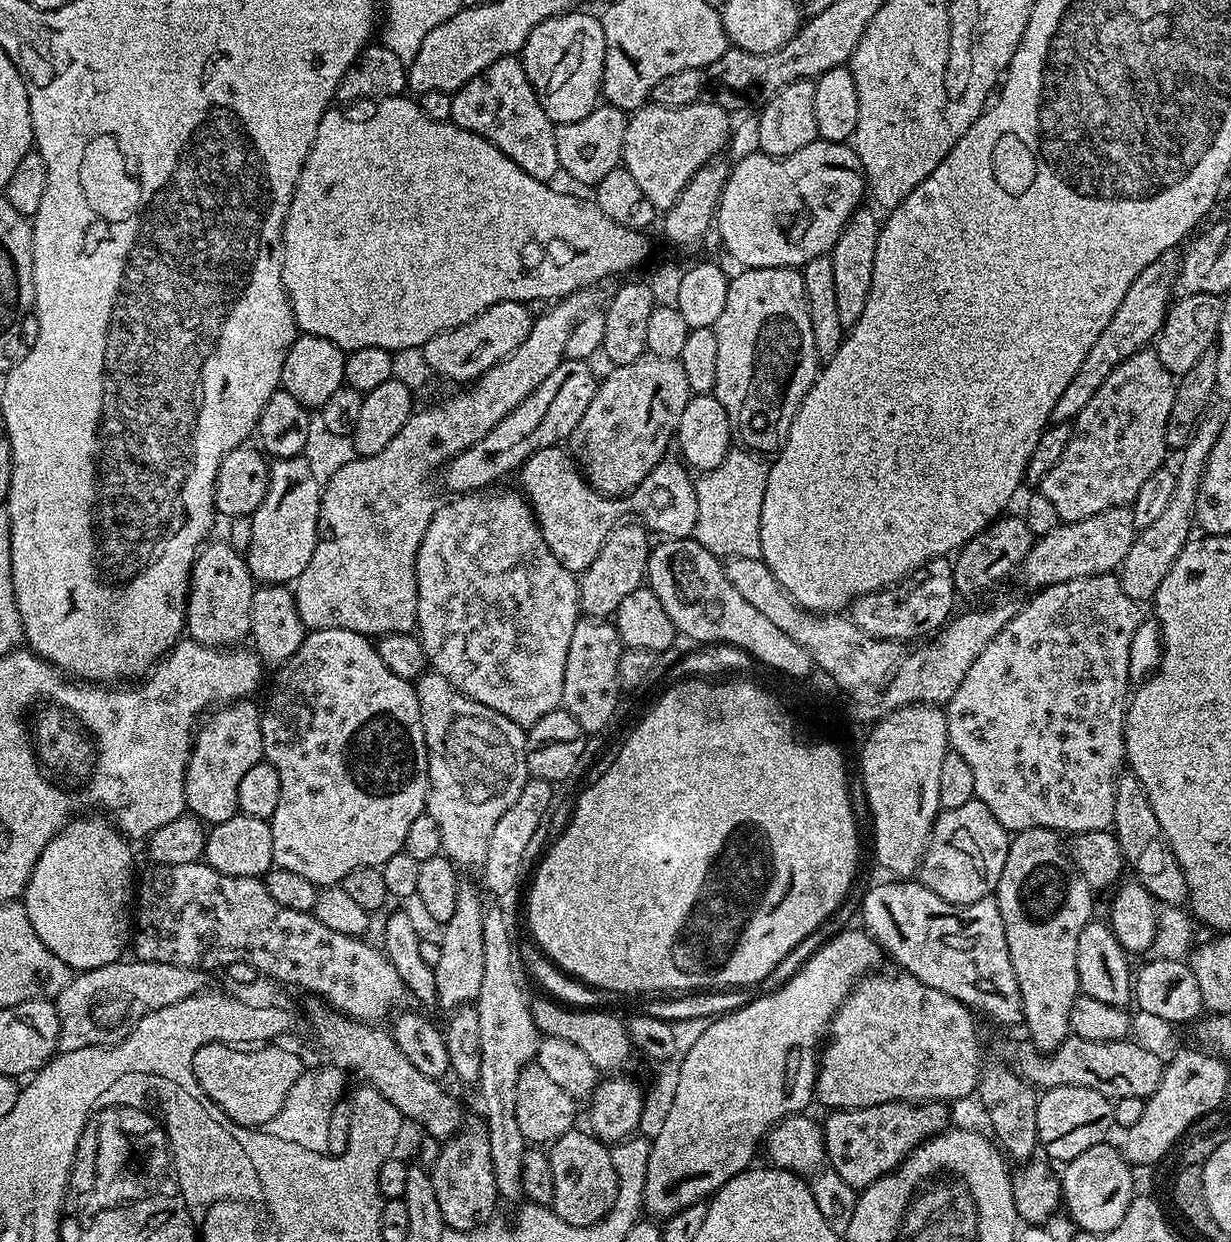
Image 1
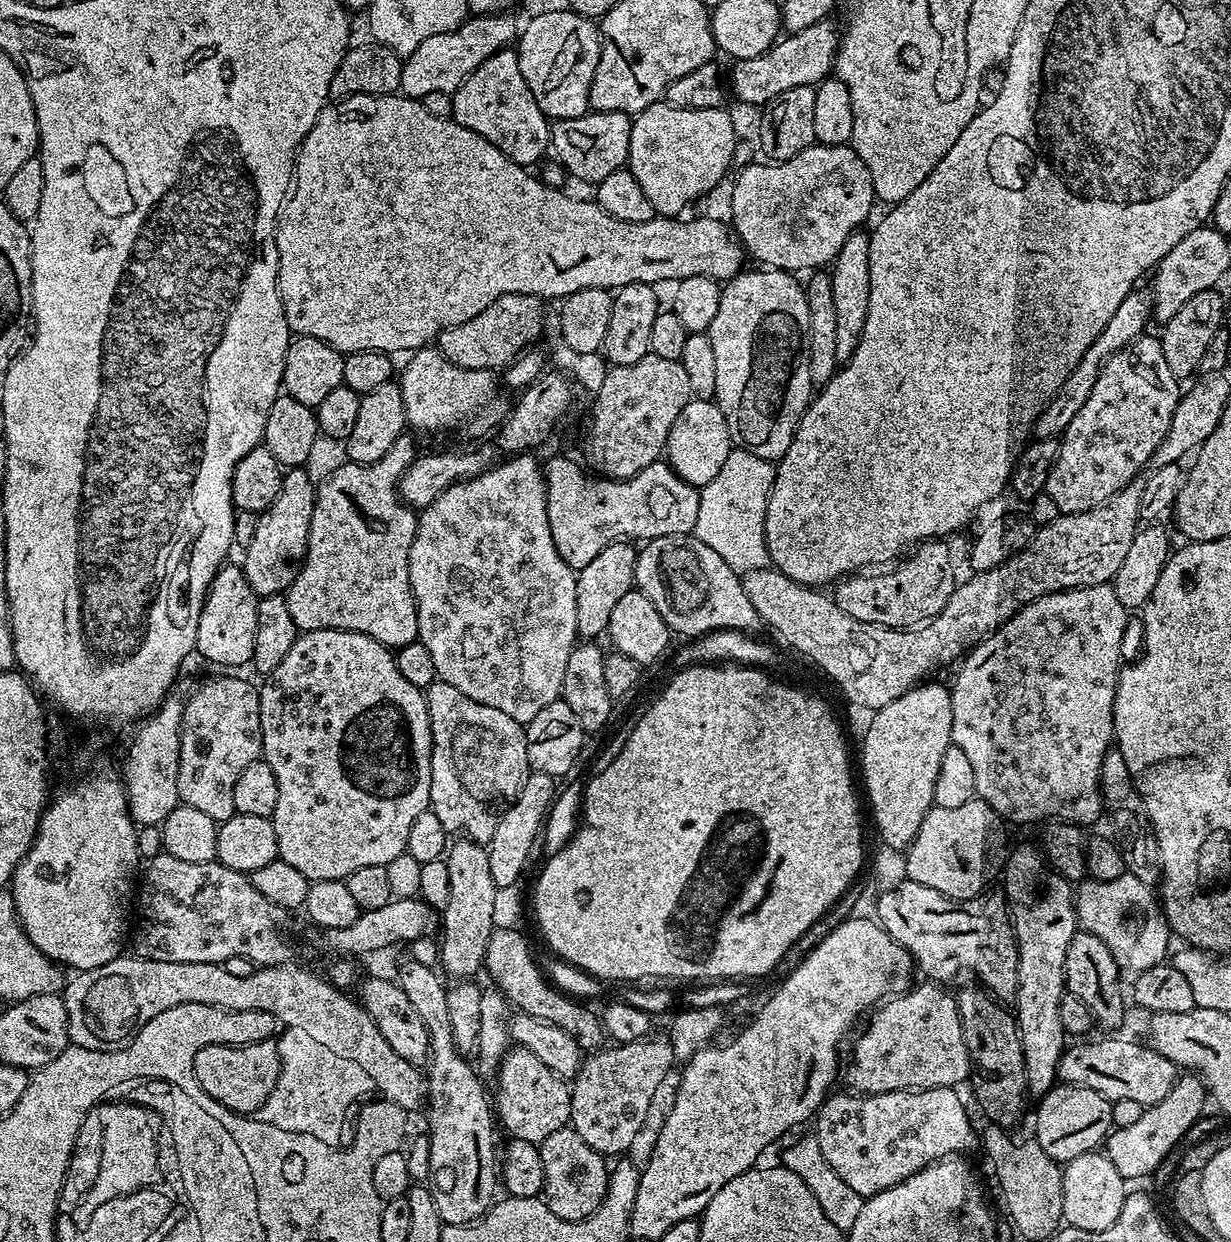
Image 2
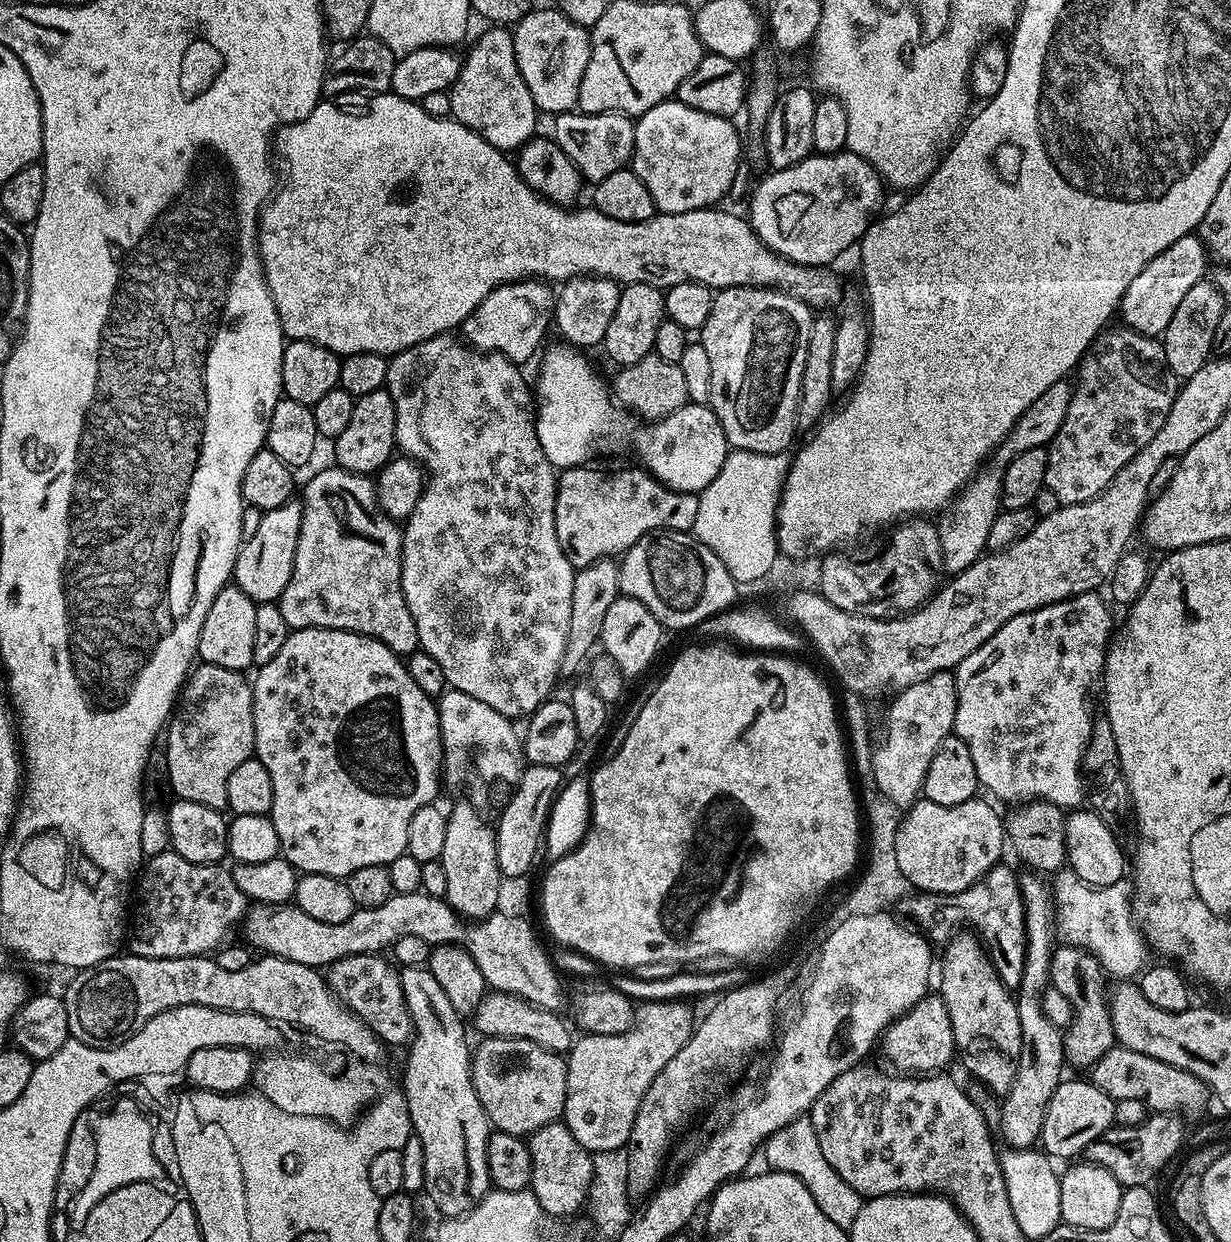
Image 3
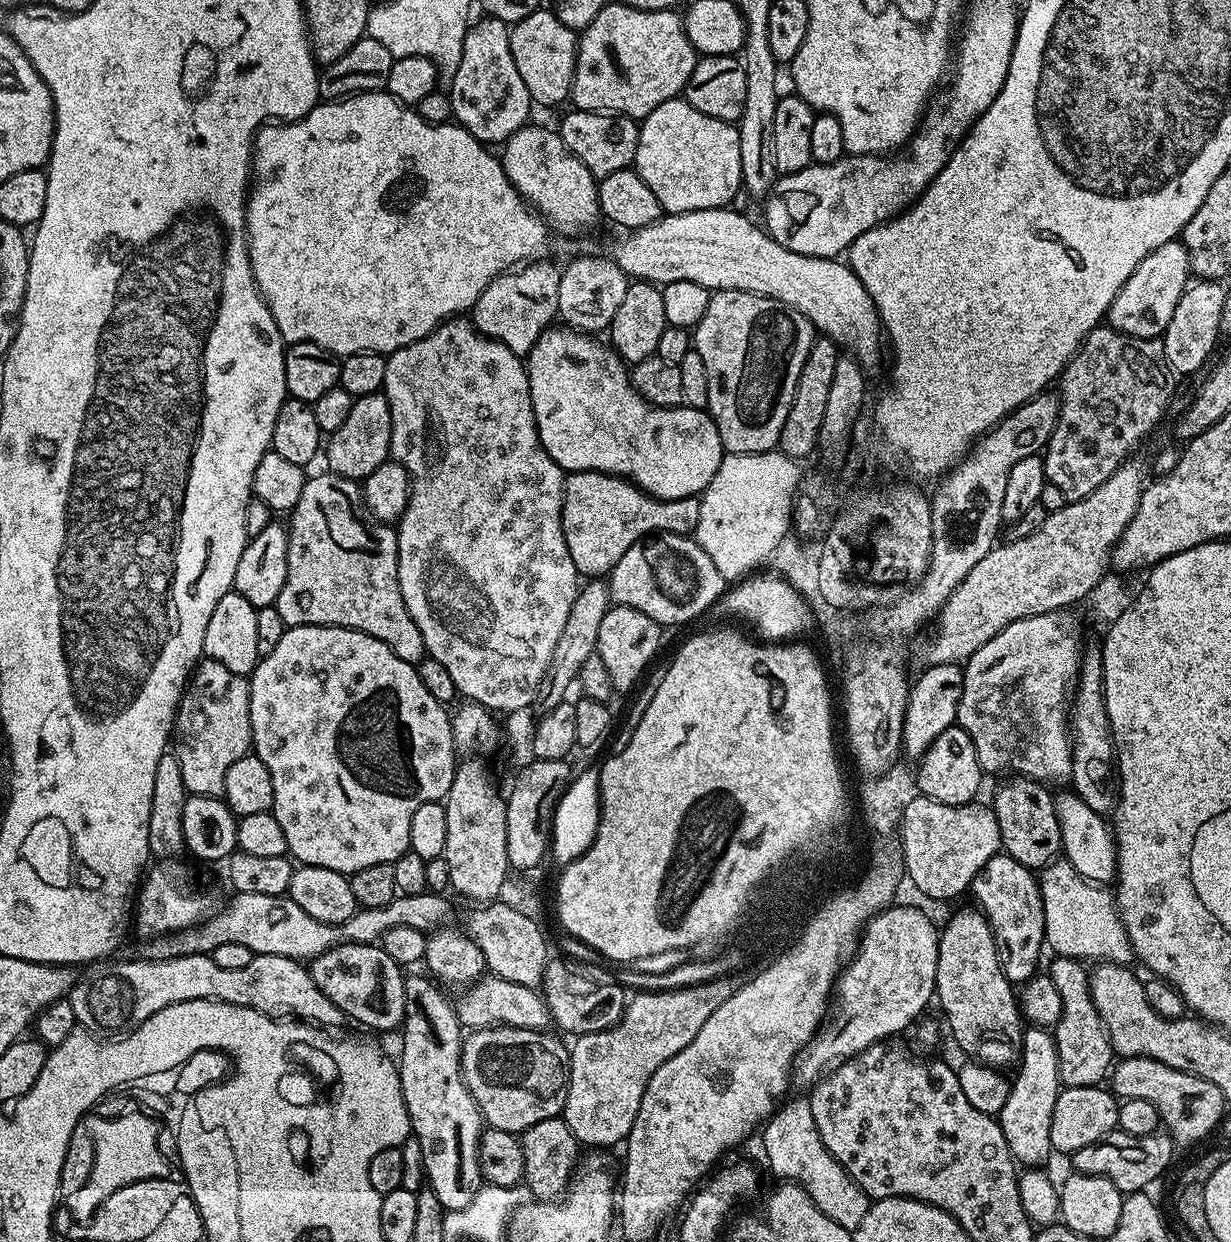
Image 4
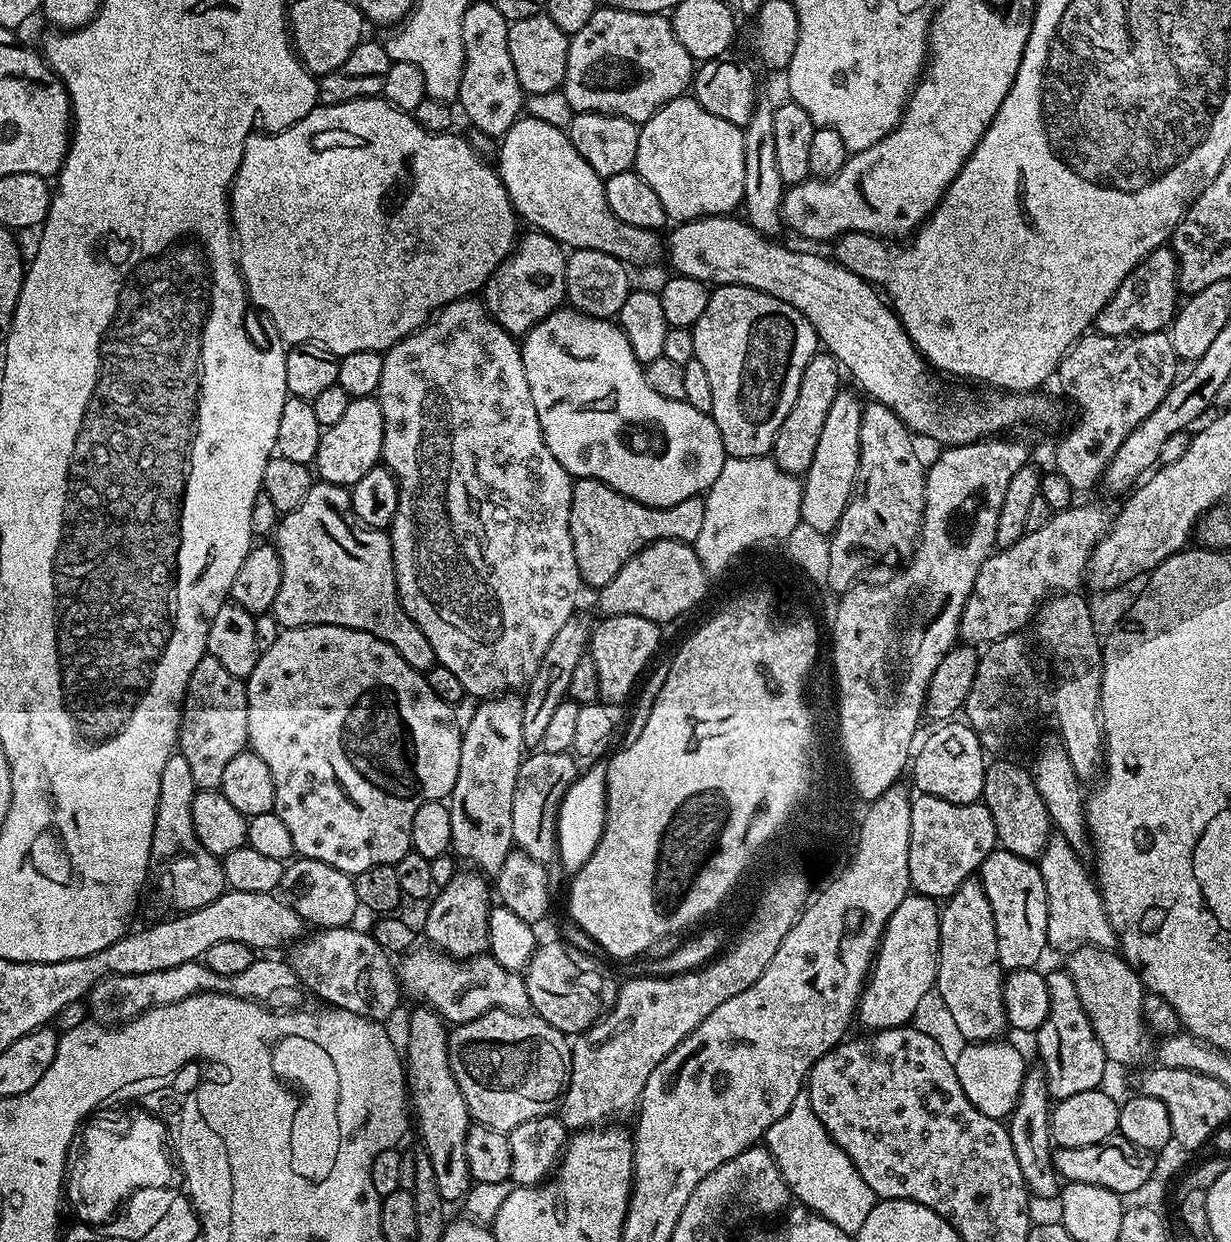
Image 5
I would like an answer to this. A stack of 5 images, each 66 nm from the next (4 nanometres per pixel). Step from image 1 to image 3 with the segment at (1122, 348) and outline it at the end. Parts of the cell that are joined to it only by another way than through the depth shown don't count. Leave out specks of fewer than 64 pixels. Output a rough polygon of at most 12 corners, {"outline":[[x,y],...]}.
{"outline":[[1054,382],[939,513],[944,567],[985,555],[1004,467],[1052,443],[1073,385]]}

